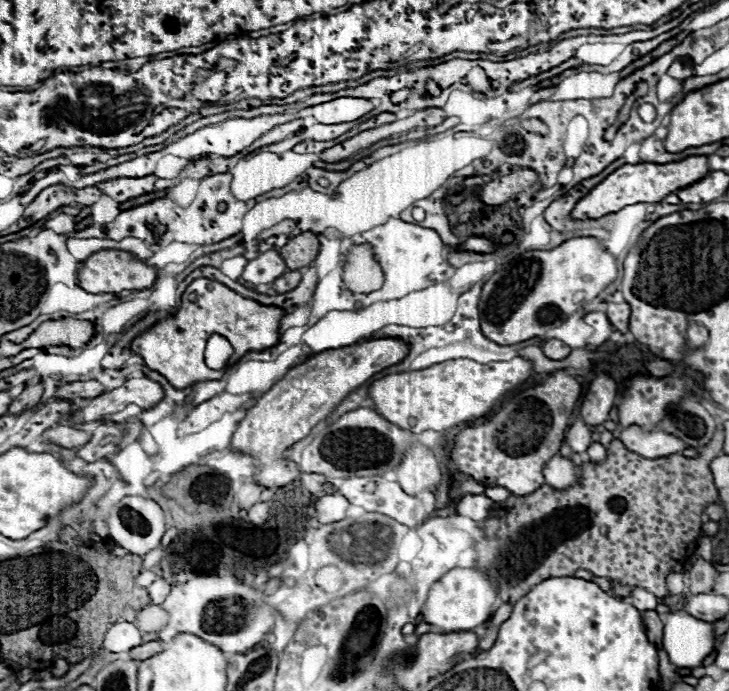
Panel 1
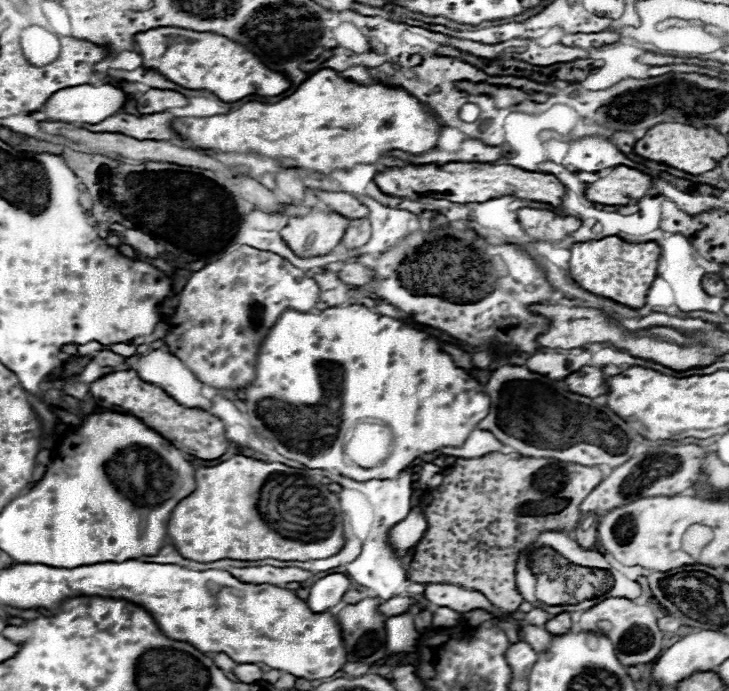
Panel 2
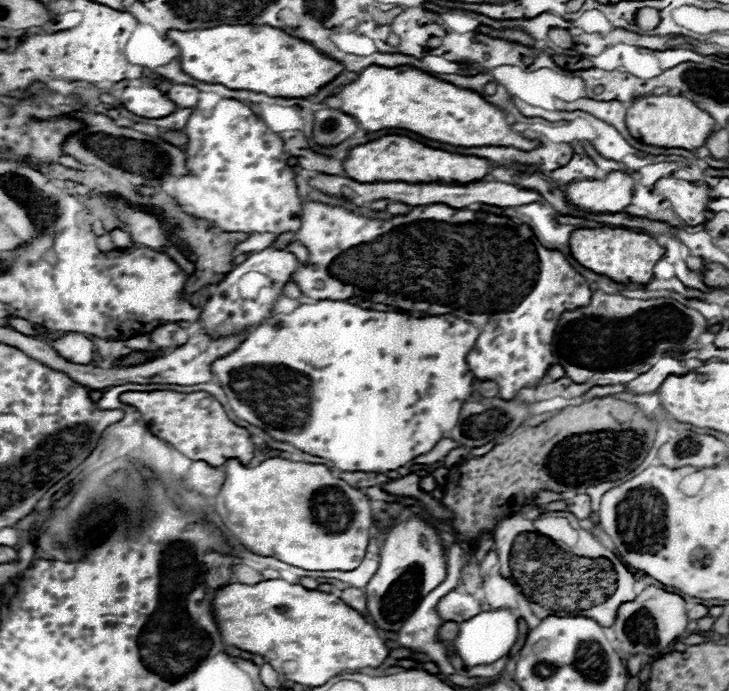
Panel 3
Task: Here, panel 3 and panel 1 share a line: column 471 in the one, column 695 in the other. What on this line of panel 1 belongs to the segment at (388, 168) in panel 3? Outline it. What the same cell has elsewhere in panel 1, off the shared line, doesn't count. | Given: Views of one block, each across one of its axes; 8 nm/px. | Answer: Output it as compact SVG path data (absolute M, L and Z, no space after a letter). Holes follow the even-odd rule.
M688 156L680 162L672 164L652 164L652 162L642 162L642 164L624 164L618 170L614 170L608 178L604 178L584 200L576 204L572 210L572 218L576 220L594 220L596 216L606 216L608 212L618 212L620 208L628 204L638 204L638 202L660 202L668 194L686 188L698 180L702 180L710 172L708 168L708 156Z

